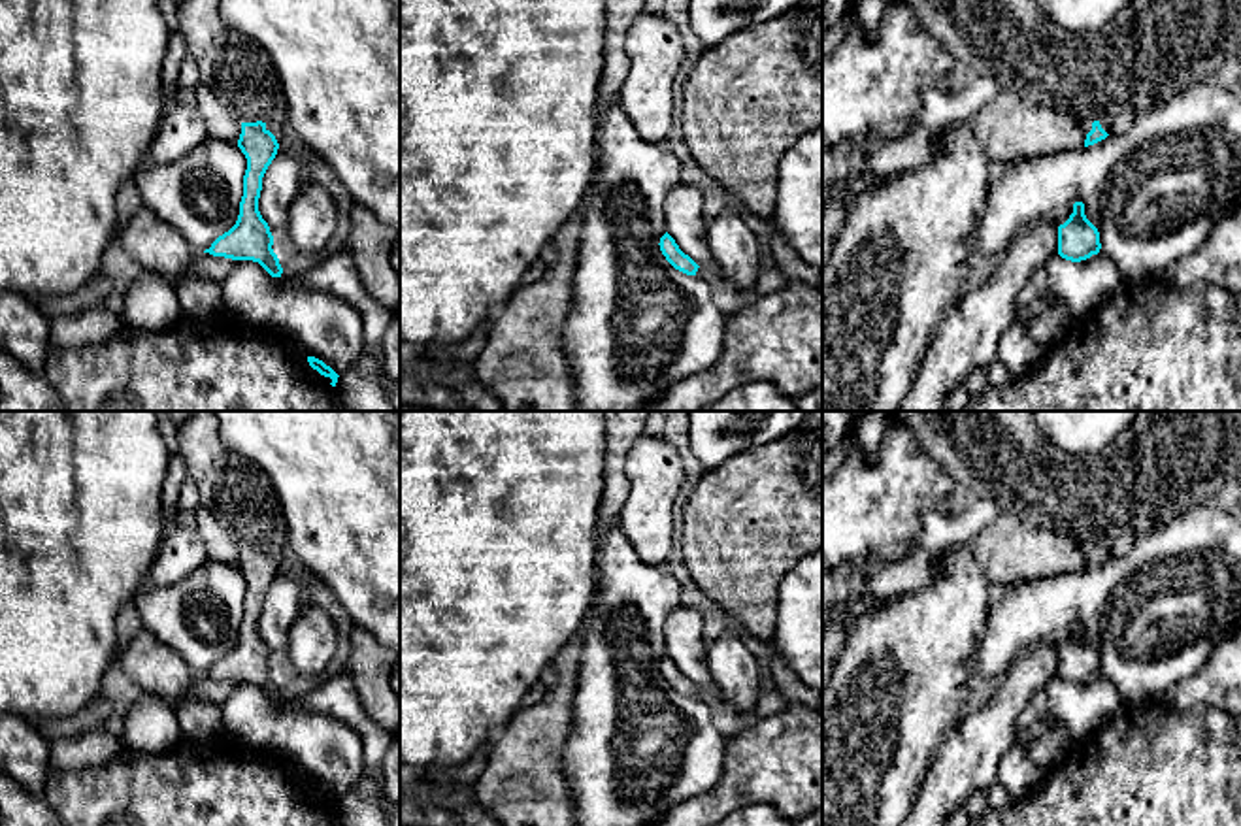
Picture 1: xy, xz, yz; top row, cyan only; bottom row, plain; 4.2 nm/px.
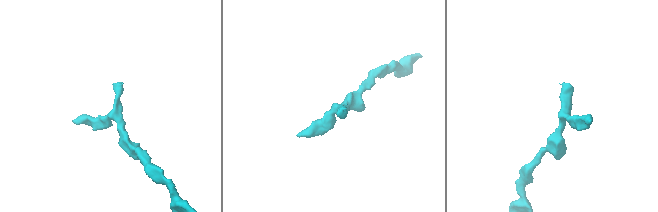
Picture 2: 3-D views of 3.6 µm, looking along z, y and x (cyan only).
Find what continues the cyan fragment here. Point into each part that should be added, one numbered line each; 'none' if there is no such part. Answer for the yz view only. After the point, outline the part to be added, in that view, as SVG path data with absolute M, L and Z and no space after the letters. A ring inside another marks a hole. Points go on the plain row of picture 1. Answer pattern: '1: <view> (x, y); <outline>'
1: yz (1162, 466); M892 411L902 424L913 430L924 447L924 451L956 481L964 500L979 498L992 500L1001 511L1009 511L1018 519L1030 522L1032 526L1060 532L1069 536L1077 545L1081 545L1086 556L1092 553L1092 545L1098 543L1109 558L1120 558L1135 547L1135 543L1149 536L1152 530L1160 530L1184 513L1222 502L1230 490L1241 481L1241 411L1160 411L1150 415L1149 411L1139 411L1128 430L1107 445L1103 451L1077 456L1054 447L1043 432L1037 428L1034 411Z

